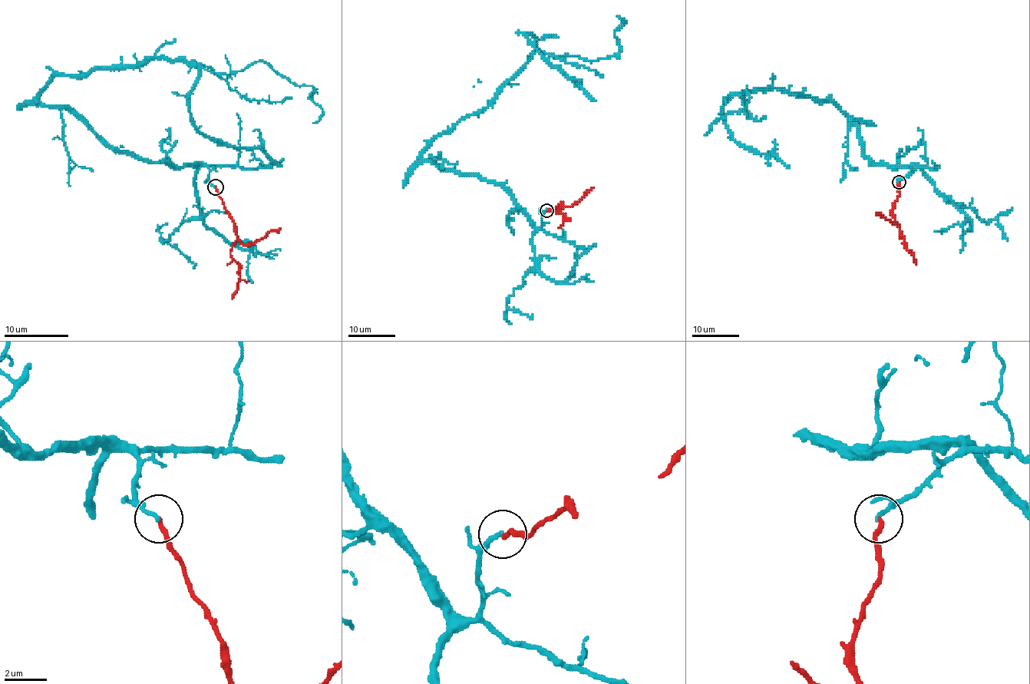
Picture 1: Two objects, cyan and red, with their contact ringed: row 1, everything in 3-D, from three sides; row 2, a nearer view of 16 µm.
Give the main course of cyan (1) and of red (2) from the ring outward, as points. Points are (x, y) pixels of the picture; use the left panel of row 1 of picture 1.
1: (216, 187), (201, 165), (110, 149), (40, 92), (156, 58), (227, 79), (265, 61), (316, 89), (312, 123)
2: (216, 187), (233, 223), (236, 241), (230, 250), (230, 257), (238, 265), (240, 276), (232, 299)

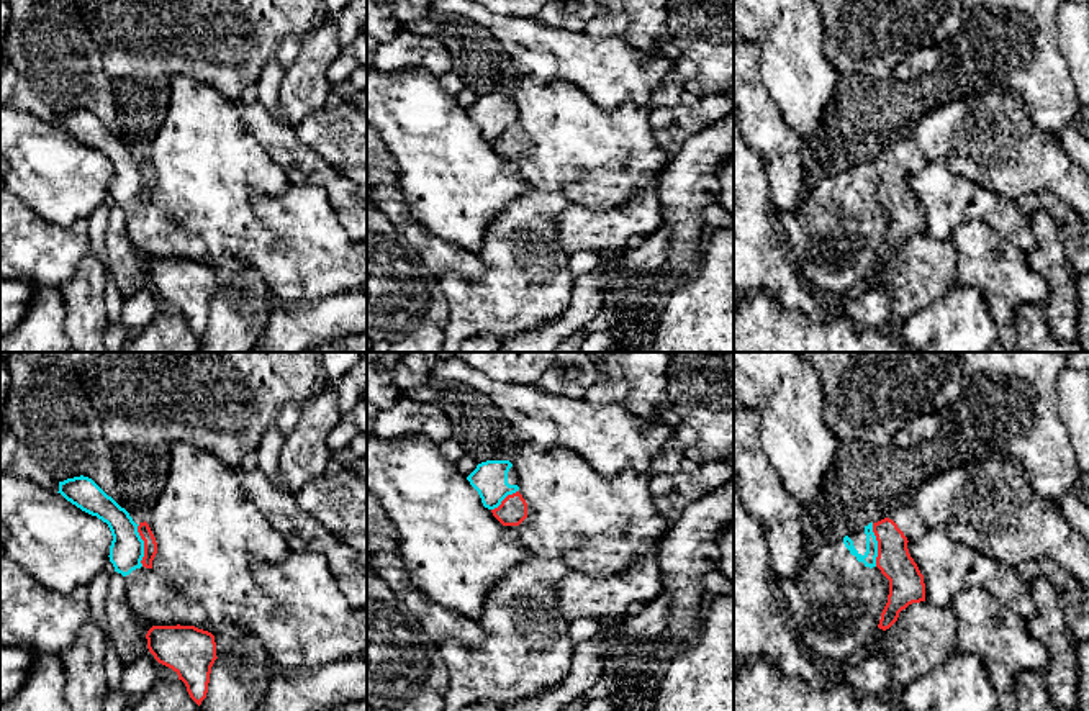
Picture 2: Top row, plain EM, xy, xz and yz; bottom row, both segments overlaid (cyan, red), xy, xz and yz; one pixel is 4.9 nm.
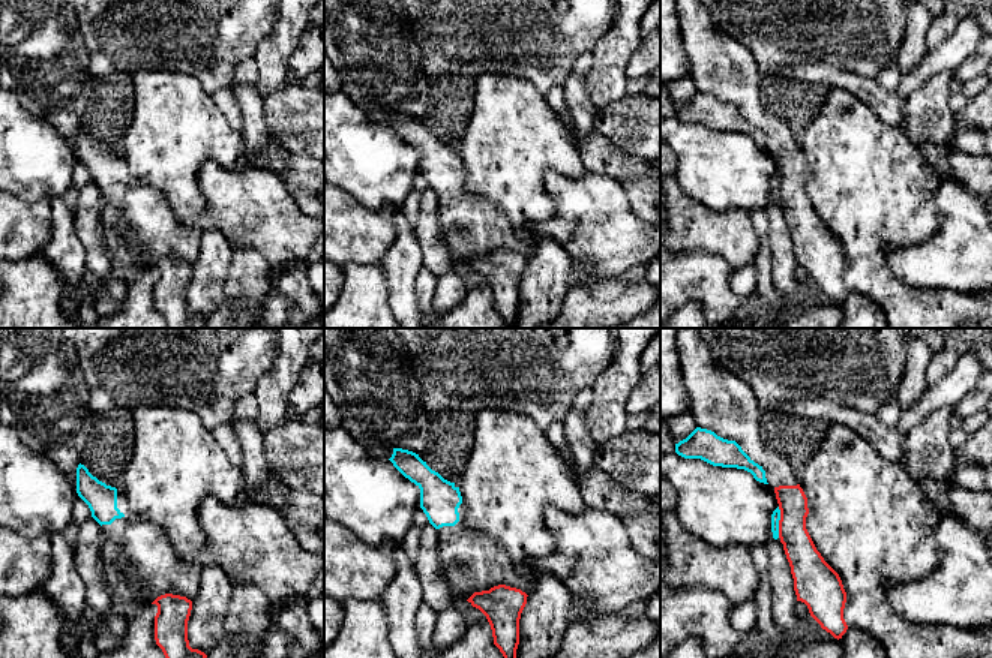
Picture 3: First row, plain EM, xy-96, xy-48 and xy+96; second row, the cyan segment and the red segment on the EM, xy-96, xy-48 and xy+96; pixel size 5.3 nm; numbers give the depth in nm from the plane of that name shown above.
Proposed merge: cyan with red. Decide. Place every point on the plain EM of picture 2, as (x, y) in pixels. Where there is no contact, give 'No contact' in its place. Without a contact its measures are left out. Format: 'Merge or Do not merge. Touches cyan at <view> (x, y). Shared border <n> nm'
Do not merge. Touches cyan at yz (876, 177). Shared border 220 nm

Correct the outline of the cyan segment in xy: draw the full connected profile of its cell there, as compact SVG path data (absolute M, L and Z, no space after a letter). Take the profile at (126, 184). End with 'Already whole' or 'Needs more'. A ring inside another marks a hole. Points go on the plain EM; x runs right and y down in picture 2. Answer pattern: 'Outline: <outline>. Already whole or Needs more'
Outline: M80 108L59 115L57 126L108 157L113 169L108 190L115 205L124 210L126 231L142 259L144 269L152 259L177 257L213 265L203 239L182 228L170 215L141 197L144 174L138 165L139 157L92 111Z. Needs more

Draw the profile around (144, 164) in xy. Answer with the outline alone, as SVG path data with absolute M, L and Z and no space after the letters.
M146 154L139 156L138 165L139 165L141 172L144 174L144 190L142 190L141 197L146 202L152 202L152 193L157 187L156 170Z

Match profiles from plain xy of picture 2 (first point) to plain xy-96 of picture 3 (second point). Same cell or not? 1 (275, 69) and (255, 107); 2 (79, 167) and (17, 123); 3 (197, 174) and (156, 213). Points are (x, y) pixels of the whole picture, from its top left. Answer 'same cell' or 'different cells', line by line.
1: same cell
2: same cell
3: different cells

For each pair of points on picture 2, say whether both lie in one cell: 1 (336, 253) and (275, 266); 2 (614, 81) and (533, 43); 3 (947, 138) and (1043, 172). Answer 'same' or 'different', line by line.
1: same
2: same
3: same

